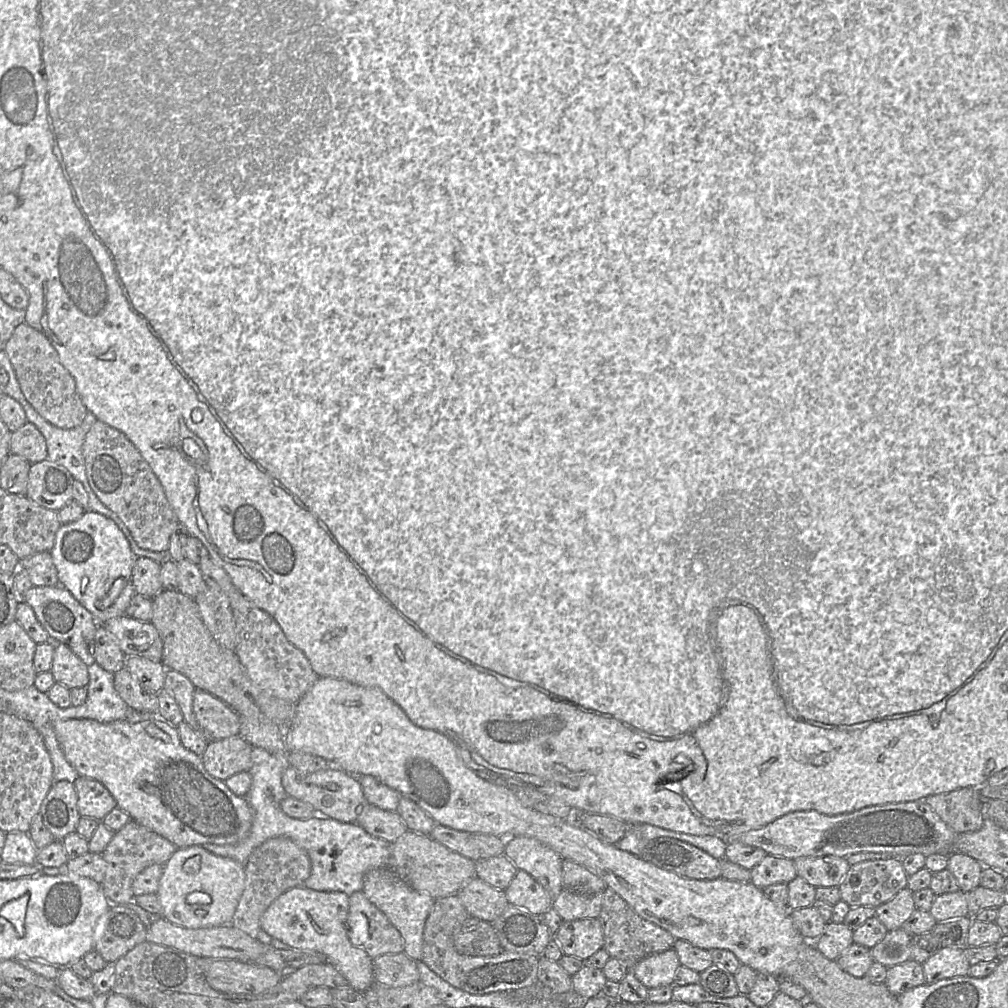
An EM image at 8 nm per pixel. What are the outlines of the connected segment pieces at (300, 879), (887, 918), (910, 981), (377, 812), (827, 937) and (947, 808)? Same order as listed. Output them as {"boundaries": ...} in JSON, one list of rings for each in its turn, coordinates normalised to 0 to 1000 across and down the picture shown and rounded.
{"boundaries":[[[[284,830],[268,831],[253,841],[244,857],[243,879],[234,900],[229,919],[232,919],[250,931],[255,931],[258,911],[268,897],[283,884],[301,879],[309,865],[309,856],[305,845]]],[[[898,880],[893,883],[884,893],[868,902],[870,910],[881,924],[895,921],[897,915],[909,902],[906,885]]],[[[904,951],[880,960],[878,978],[888,988],[918,975],[915,956]]],[[[365,799],[354,816],[368,829],[390,836],[405,822],[397,809]]],[[[822,915],[807,936],[816,948],[828,953],[846,937],[846,923],[837,916]]],[[[951,782],[939,787],[923,789],[917,795],[947,826],[966,825],[975,818],[970,782]]]]}

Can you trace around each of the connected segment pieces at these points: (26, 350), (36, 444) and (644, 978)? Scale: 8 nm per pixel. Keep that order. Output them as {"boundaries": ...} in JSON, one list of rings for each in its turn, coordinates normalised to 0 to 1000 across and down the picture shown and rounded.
{"boundaries":[[[[27,320],[18,322],[8,338],[4,340],[21,388],[32,404],[52,422],[61,426],[71,426],[81,421],[86,406],[75,385],[74,377],[62,362],[49,337]]],[[[28,418],[11,430],[9,446],[31,460],[47,455],[46,437],[37,424]]],[[[670,942],[647,946],[634,953],[625,963],[641,980],[668,978],[675,954]]]]}

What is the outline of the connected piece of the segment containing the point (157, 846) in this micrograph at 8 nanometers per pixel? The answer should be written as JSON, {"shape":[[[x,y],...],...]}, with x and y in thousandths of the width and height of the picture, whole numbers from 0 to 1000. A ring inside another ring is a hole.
{"shape":[[[129,813],[125,818],[113,826],[112,831],[100,846],[105,855],[103,872],[100,876],[105,891],[111,898],[132,895],[134,889],[131,876],[134,870],[147,859],[164,858],[176,842],[175,838],[165,831]]]}

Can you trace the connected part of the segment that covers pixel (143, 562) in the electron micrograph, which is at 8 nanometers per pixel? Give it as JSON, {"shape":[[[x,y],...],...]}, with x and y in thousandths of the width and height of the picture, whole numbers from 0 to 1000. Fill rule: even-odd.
{"shape":[[[137,553],[131,564],[131,578],[135,589],[152,593],[162,584],[159,575],[160,560],[146,553]]]}

